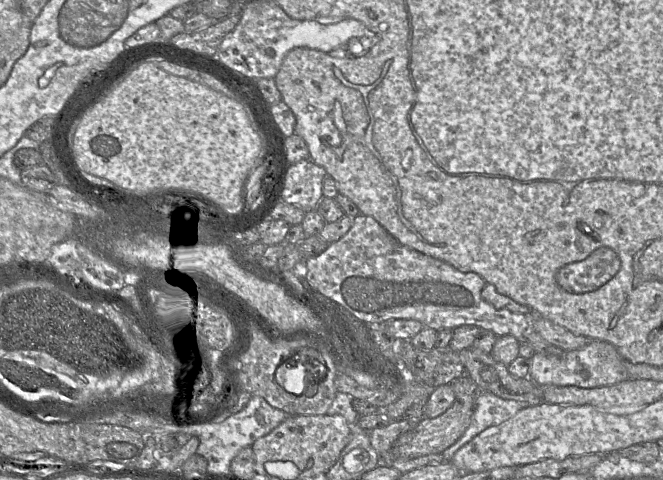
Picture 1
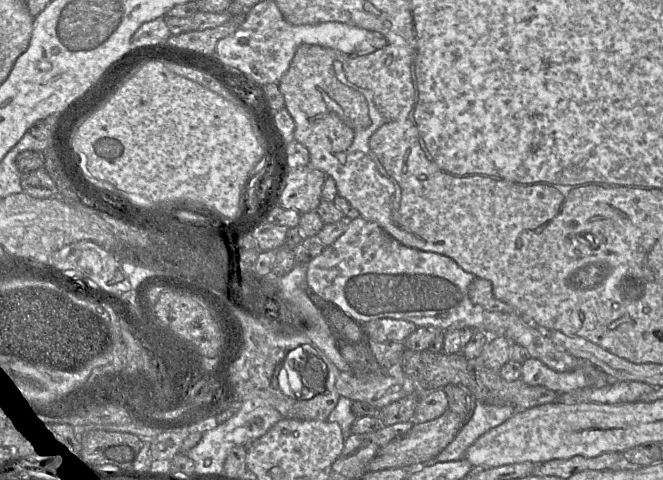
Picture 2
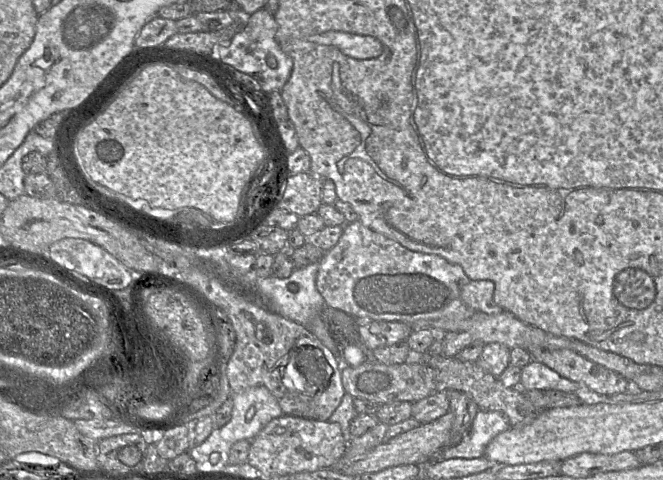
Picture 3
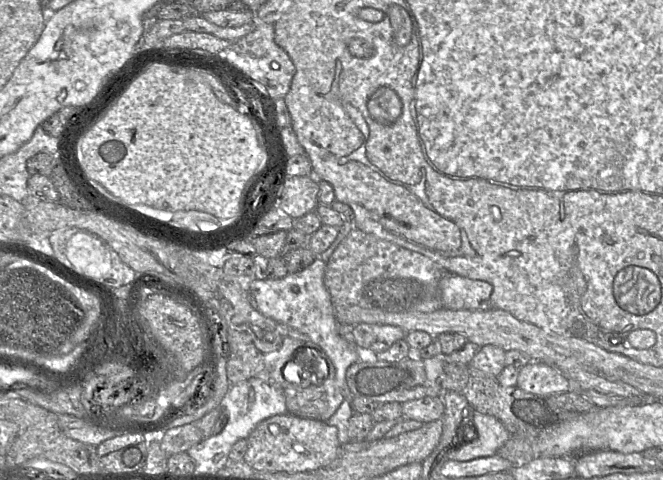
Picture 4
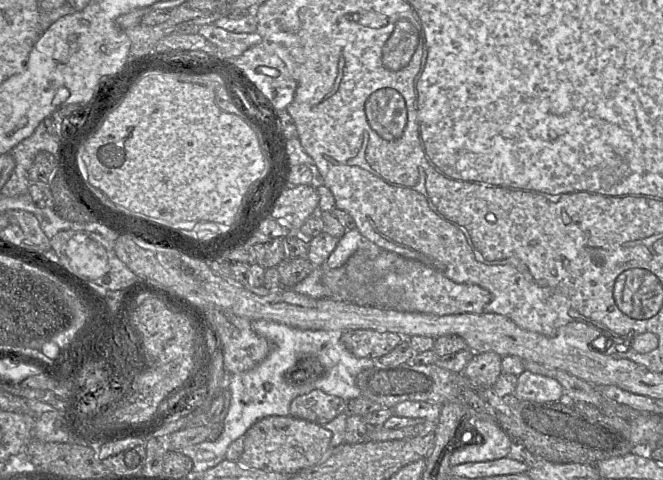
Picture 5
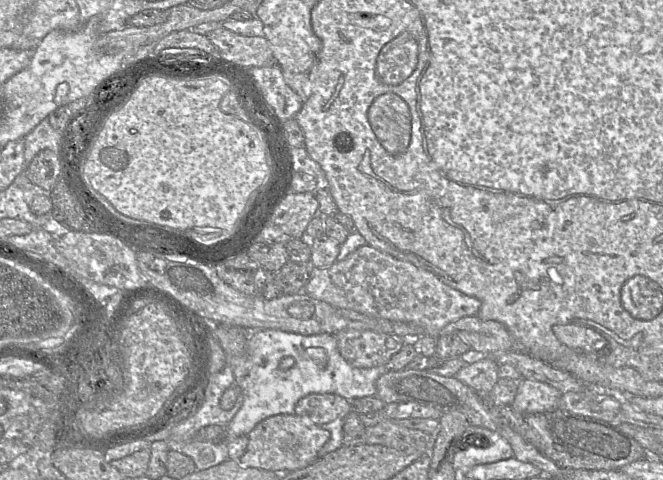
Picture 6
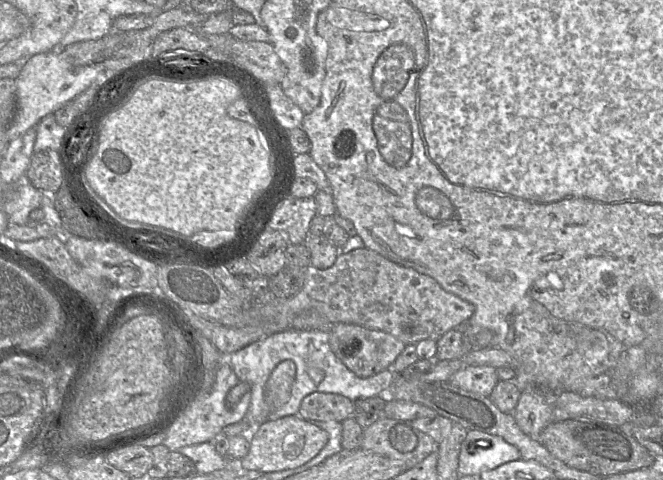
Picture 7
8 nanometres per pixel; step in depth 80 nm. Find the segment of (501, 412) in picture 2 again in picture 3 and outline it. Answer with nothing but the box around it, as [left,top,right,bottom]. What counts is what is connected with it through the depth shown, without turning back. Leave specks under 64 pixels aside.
[432,409,510,461]

